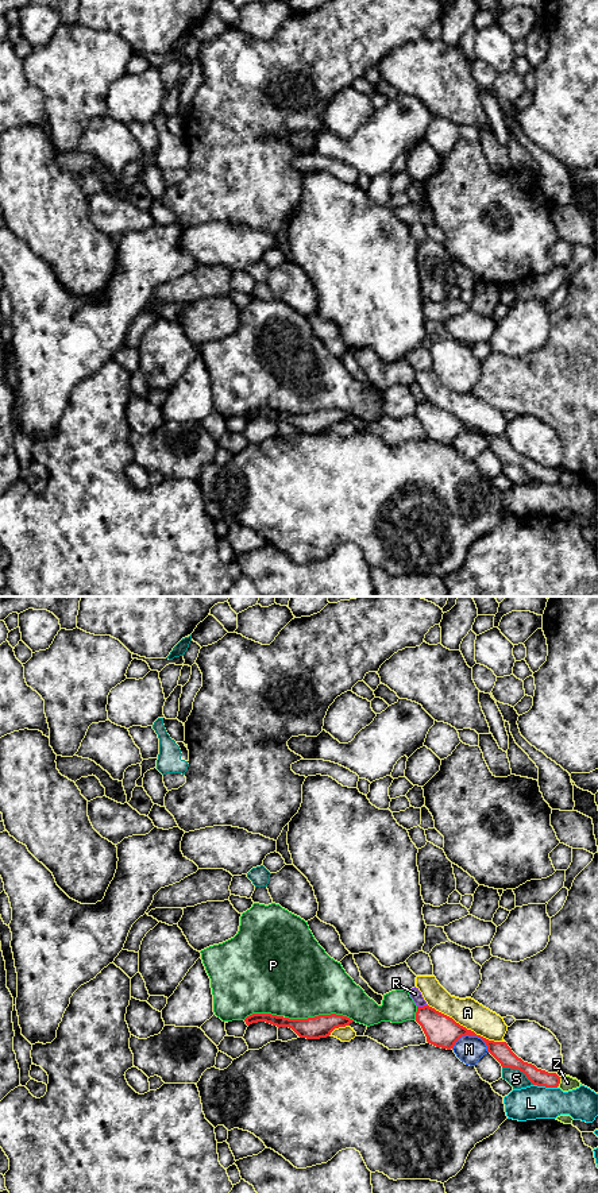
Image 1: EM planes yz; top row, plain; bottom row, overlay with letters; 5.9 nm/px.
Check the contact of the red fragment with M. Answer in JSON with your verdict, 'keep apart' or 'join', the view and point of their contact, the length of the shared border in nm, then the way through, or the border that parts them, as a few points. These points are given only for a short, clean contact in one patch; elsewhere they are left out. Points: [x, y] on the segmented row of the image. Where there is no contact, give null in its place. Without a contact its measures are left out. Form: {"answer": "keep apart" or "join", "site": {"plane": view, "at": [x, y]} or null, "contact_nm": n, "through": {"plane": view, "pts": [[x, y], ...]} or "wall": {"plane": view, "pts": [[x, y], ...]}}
{"answer": "keep apart", "site": {"plane": "yz", "at": [473, 1035]}, "contact_nm": 220, "wall": {"plane": "yz", "pts": [[452, 1046], [462, 1037], [477, 1035], [489, 1051]]}}

